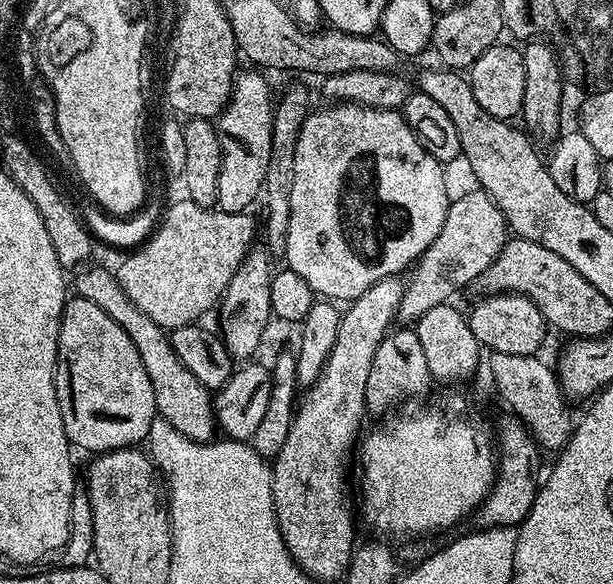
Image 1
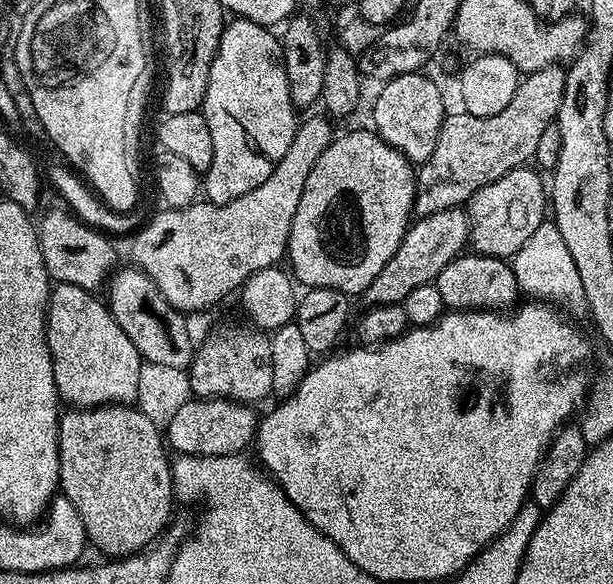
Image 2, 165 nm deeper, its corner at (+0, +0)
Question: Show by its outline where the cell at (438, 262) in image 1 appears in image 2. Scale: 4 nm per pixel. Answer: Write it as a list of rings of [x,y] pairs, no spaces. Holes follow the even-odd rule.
[[[532,166],[515,168],[506,174],[502,174],[502,178],[482,186],[482,190],[478,190],[468,199],[466,211],[468,213],[468,227],[470,229],[470,248],[473,253],[481,256],[510,258],[518,250],[522,250],[522,246],[526,243],[526,238],[530,238],[530,234],[534,234],[534,230],[538,230],[538,226],[545,223],[546,180],[545,177],[543,180],[539,174],[541,175]]]

